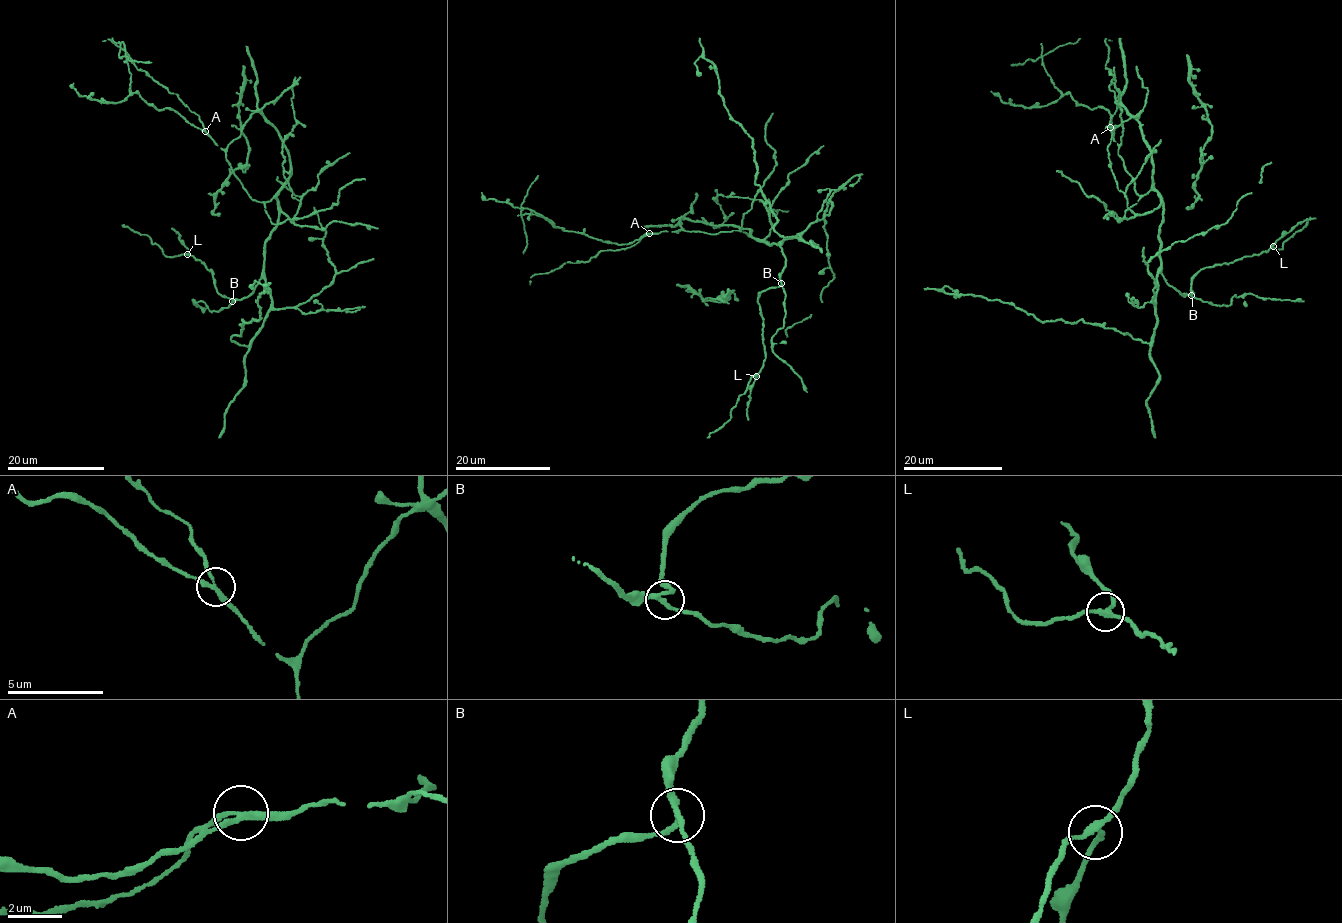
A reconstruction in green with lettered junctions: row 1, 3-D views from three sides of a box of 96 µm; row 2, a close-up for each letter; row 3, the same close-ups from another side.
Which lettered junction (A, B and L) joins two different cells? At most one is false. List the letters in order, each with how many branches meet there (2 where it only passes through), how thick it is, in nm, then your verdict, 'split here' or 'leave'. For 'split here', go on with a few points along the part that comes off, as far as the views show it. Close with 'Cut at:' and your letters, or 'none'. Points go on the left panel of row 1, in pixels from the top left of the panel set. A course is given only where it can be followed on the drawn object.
A: 3 branches meet; 200 nm thick; split here
B: 3 branches meet; 190 nm thick; leave
L: 3 branches meet; 200 nm thick; leave
Cut at: A

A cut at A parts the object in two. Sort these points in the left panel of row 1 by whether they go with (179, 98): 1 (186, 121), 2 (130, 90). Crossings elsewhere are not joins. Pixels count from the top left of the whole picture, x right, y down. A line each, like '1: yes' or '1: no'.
1: no
2: no

